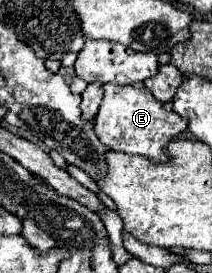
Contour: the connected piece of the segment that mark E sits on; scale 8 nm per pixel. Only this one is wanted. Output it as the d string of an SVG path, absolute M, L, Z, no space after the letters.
M105 84L105 96L99 106L99 114L95 118L95 134L115 152L127 154L141 154L151 158L153 162L169 160L165 148L171 140L175 140L181 132L187 130L187 118L165 110L165 106L155 100L155 96L147 88L133 88L133 86L115 86Z

